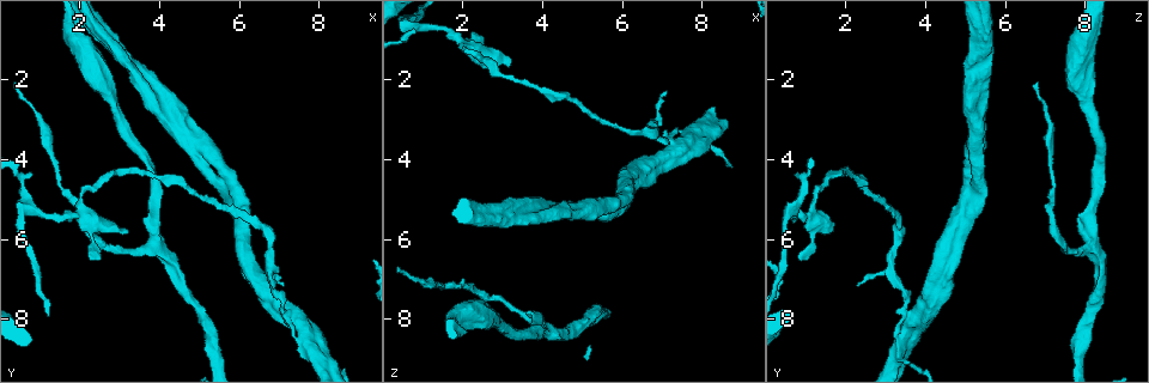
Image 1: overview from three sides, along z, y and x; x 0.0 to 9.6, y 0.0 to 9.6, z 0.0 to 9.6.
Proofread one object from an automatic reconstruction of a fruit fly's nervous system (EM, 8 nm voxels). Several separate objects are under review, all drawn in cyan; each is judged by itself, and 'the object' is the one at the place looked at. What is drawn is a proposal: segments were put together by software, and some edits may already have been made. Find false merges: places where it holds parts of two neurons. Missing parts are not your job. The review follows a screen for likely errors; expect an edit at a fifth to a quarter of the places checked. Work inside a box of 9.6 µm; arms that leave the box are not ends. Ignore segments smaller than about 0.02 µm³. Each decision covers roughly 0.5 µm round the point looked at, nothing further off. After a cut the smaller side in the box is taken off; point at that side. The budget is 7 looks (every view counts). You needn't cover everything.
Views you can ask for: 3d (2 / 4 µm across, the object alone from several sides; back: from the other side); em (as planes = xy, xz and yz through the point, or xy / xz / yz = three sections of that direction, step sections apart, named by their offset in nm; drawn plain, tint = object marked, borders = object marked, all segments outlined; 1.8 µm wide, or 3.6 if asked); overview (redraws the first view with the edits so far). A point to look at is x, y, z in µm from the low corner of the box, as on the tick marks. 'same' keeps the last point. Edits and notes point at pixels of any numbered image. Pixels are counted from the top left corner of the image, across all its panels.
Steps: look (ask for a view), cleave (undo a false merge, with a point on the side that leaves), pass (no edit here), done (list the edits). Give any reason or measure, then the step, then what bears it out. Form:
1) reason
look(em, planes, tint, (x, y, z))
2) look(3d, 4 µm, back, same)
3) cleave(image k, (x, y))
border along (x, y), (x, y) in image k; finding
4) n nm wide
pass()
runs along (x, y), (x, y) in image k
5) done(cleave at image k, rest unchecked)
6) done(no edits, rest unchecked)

branch point
look(3d, 2 µm, (8.05, 8.95, 3.30))

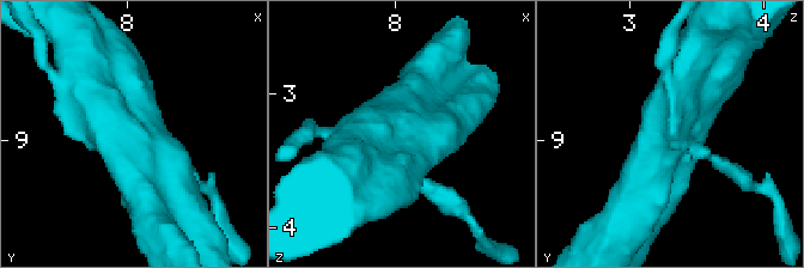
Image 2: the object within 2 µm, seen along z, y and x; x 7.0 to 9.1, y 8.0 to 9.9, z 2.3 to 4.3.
3 arms; shape alone is not enough
look(em, planes, tint, (8.00, 8.94, 3.34))

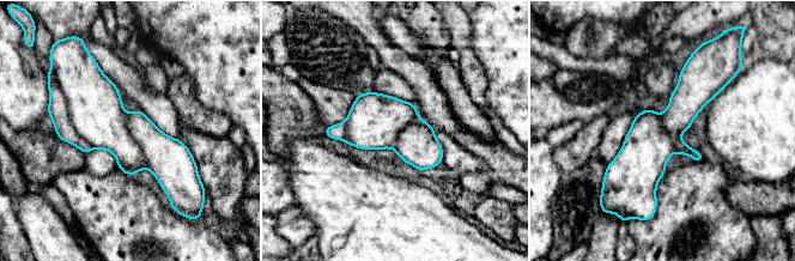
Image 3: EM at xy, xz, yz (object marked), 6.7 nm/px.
cleave(image 3, (58, 110))
border along (59, 86), (72, 127), (93, 147) in image 3; a second neuron is stuck on

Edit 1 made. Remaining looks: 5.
look(overview)

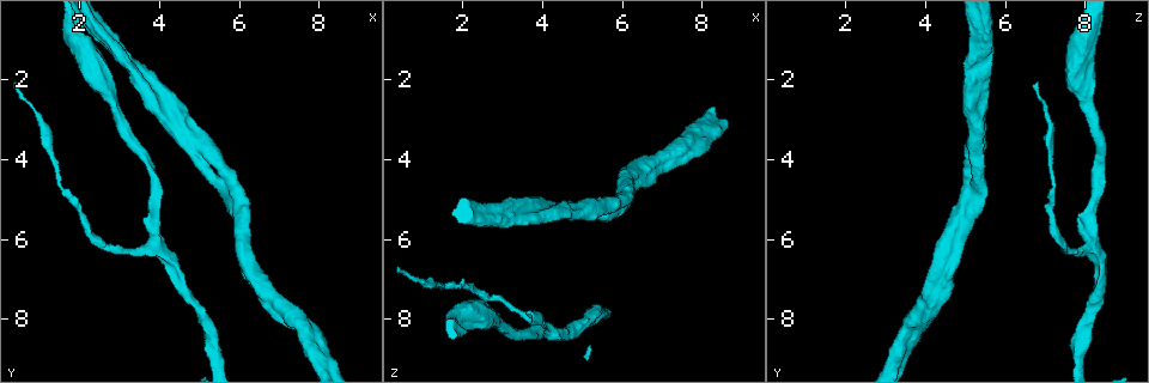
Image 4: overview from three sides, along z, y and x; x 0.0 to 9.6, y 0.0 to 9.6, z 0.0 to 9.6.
branch point
look(em, planes, tint, (5.60, 4.25, 5.20))

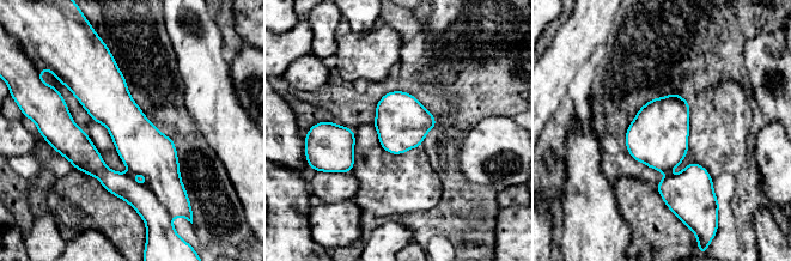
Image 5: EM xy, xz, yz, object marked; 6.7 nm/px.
pass()
continuous, no second neuron

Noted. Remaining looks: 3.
two arms at a narrow angle
look(3d, 4 µm, (3.75, 2.10, 5.40))

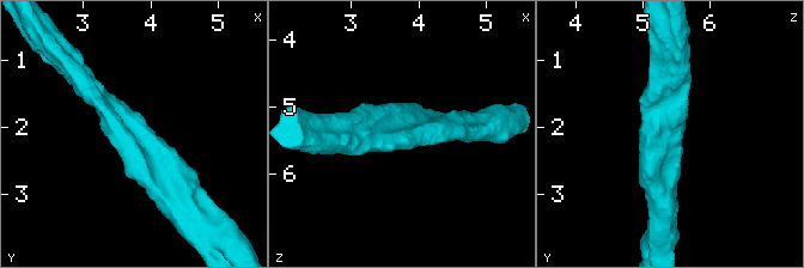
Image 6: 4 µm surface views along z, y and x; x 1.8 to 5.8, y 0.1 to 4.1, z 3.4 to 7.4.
look(em, xy, step 8, tint, (3.85, 2.10, 5.40))

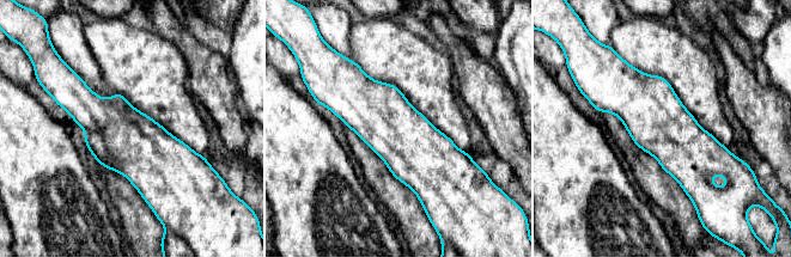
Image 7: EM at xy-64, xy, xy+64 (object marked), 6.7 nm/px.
pass()
continuous, no second neuron

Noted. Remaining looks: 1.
done(cleave at image 3, rest unchecked)

